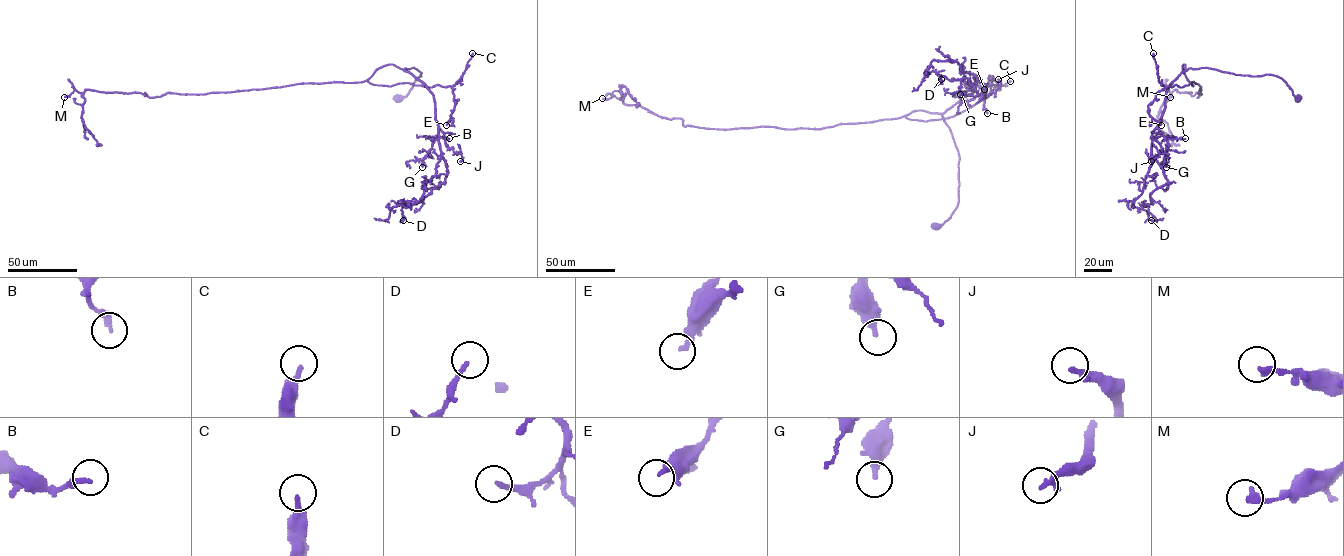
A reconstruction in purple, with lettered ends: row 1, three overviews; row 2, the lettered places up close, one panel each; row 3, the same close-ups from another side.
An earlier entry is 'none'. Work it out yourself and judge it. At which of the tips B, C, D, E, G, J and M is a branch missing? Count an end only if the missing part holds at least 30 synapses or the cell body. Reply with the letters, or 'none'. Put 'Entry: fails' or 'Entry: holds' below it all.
none
Entry: holds

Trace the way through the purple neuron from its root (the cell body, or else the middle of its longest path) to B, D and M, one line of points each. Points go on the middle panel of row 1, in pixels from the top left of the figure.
B: (935, 226), (950, 217), (958, 200), (958, 151), (941, 115), (973, 93), (976, 86), (982, 88), (987, 113)
D: (935, 226), (958, 200), (958, 151), (941, 115), (977, 80), (984, 91), (966, 78), (941, 79)
M: (935, 226), (958, 200), (958, 151), (941, 114), (916, 110), (821, 129), (714, 129), (602, 98)

